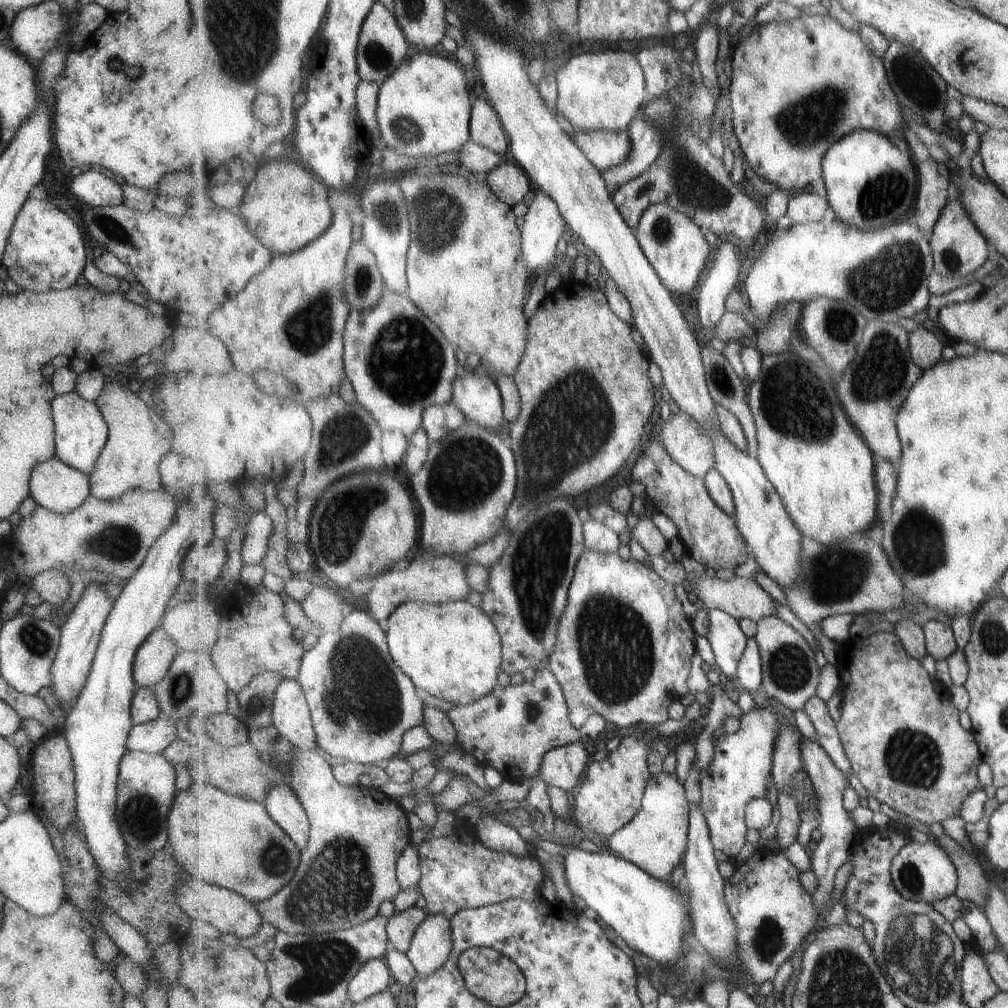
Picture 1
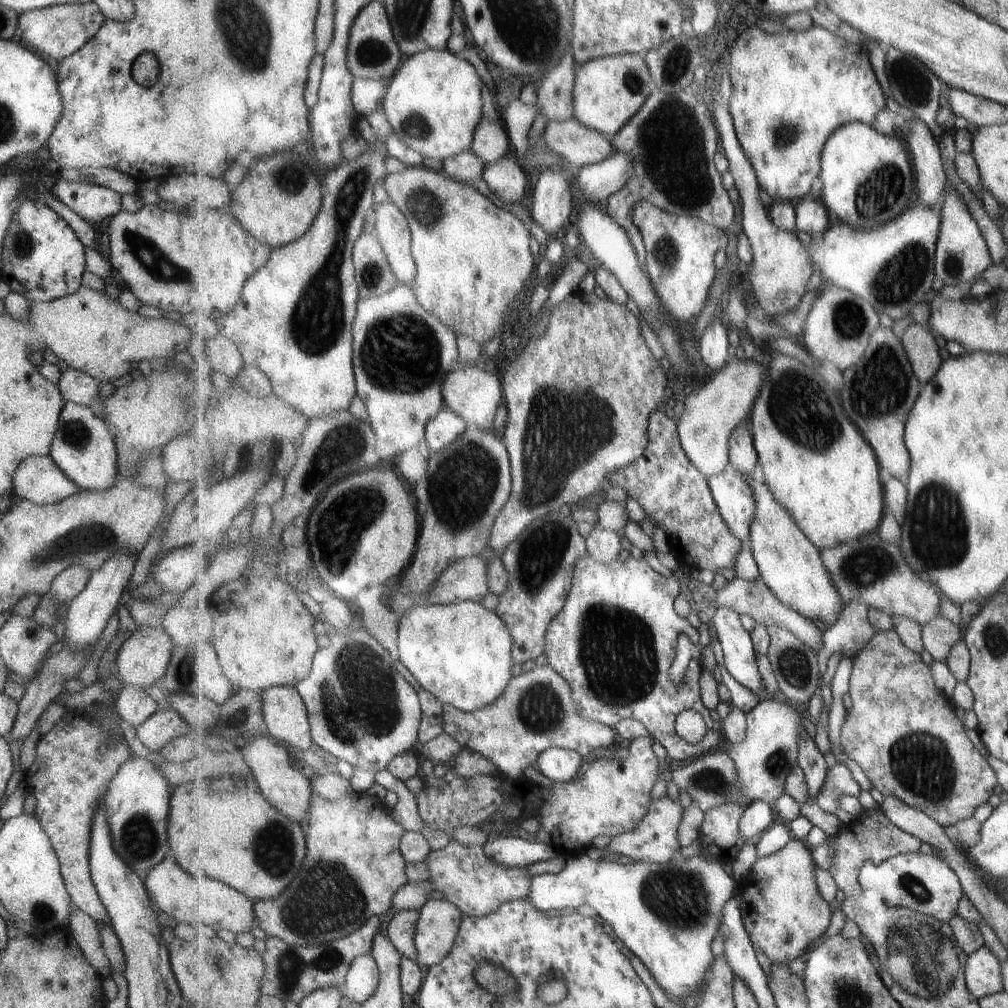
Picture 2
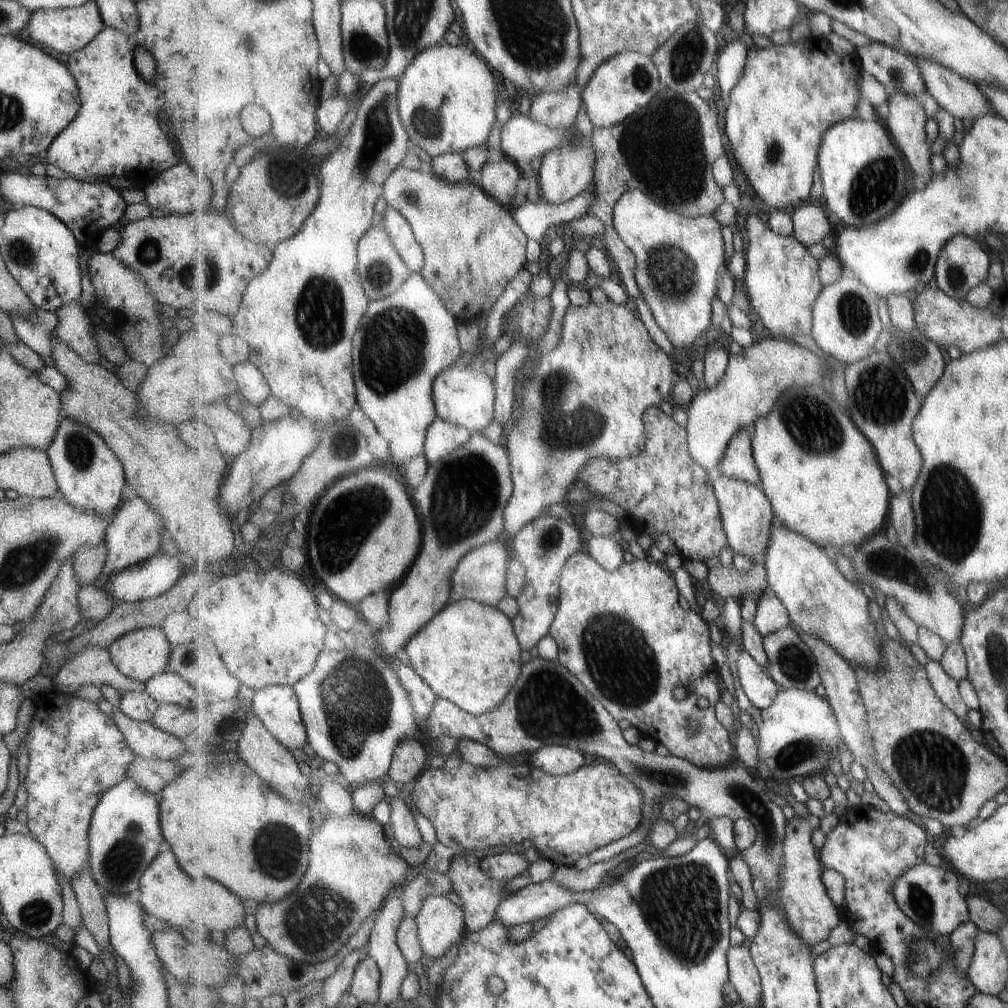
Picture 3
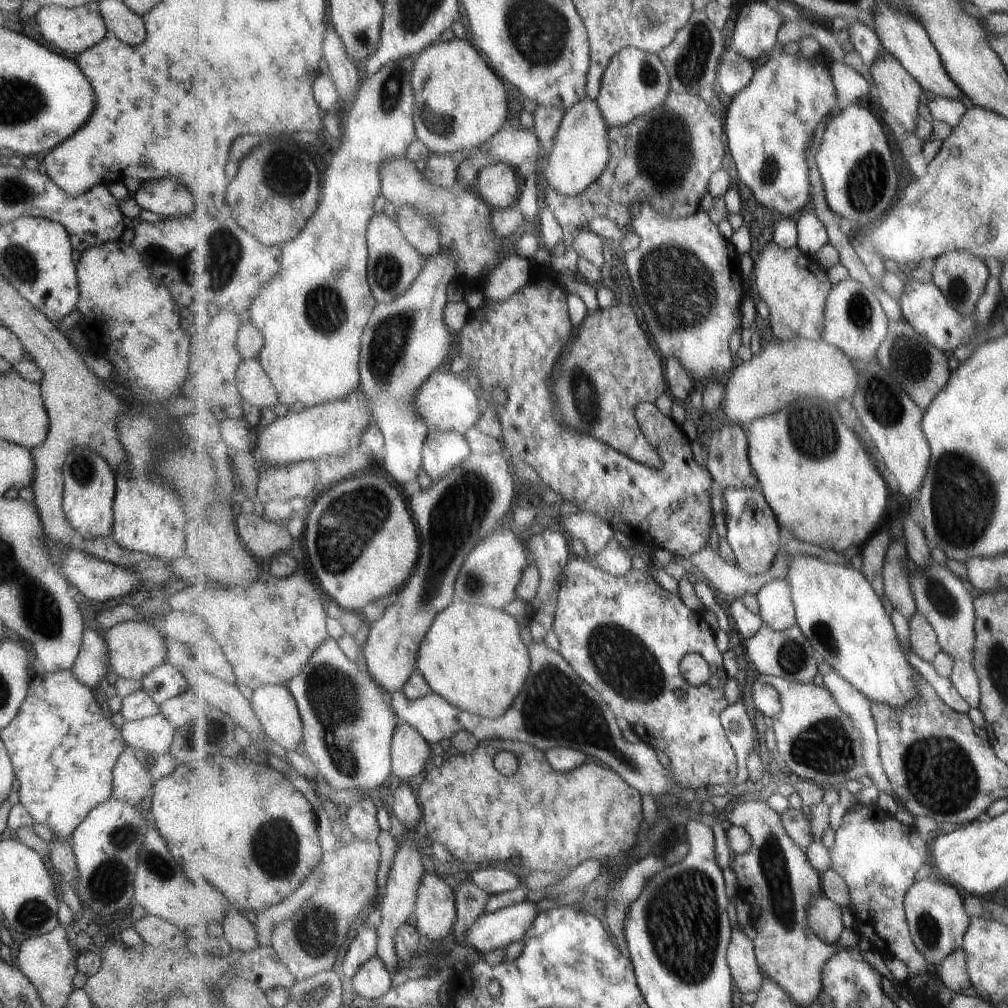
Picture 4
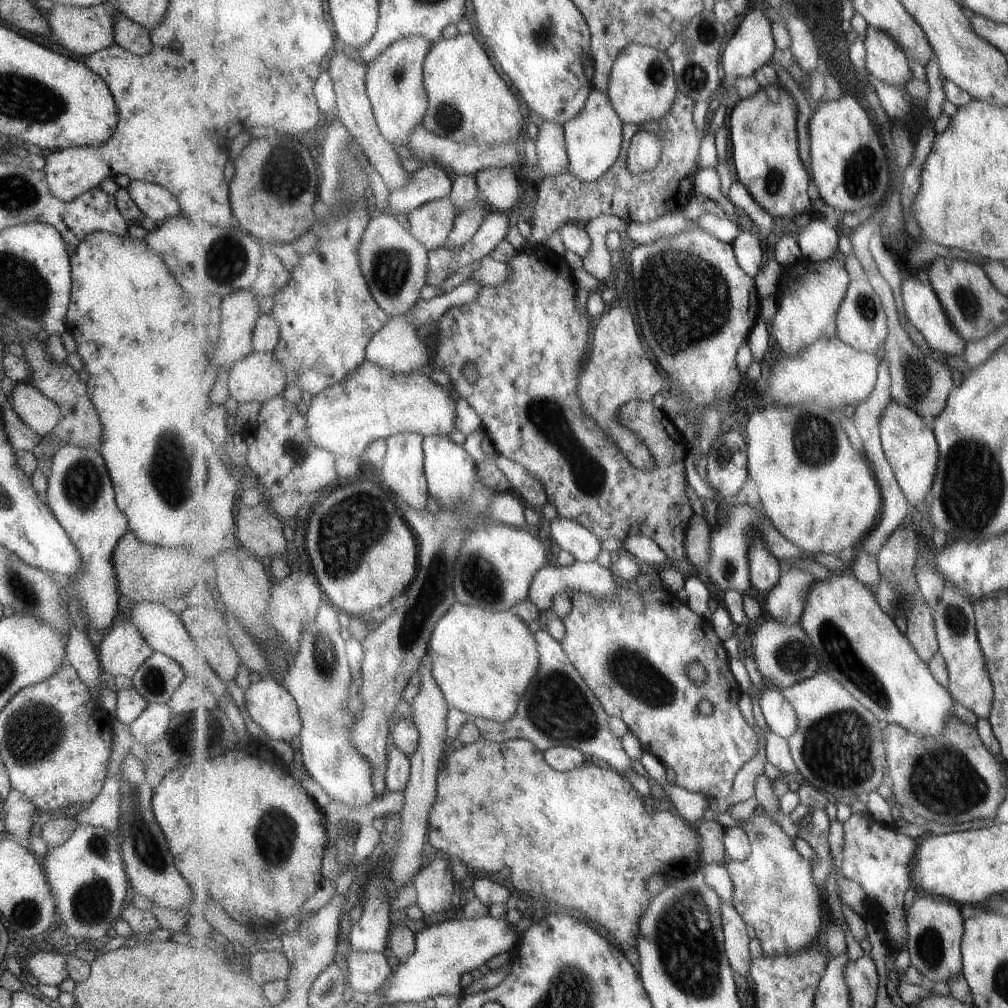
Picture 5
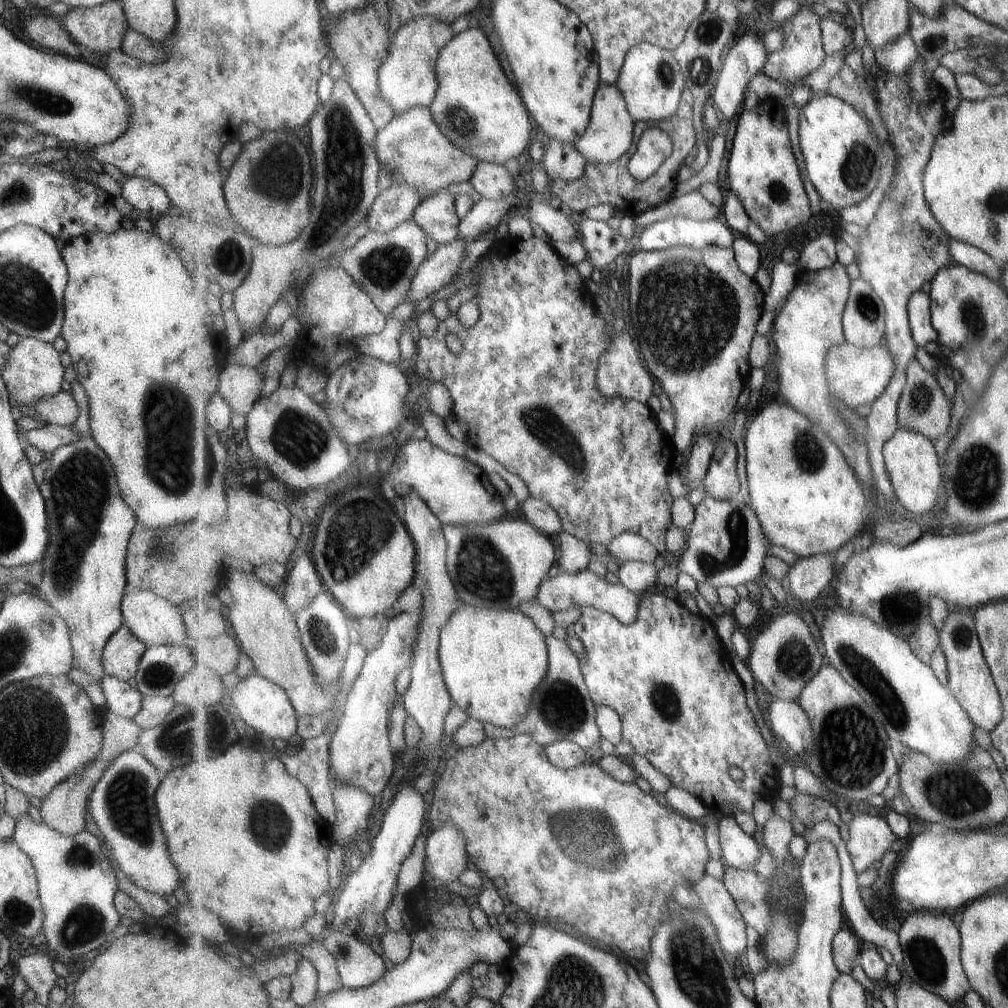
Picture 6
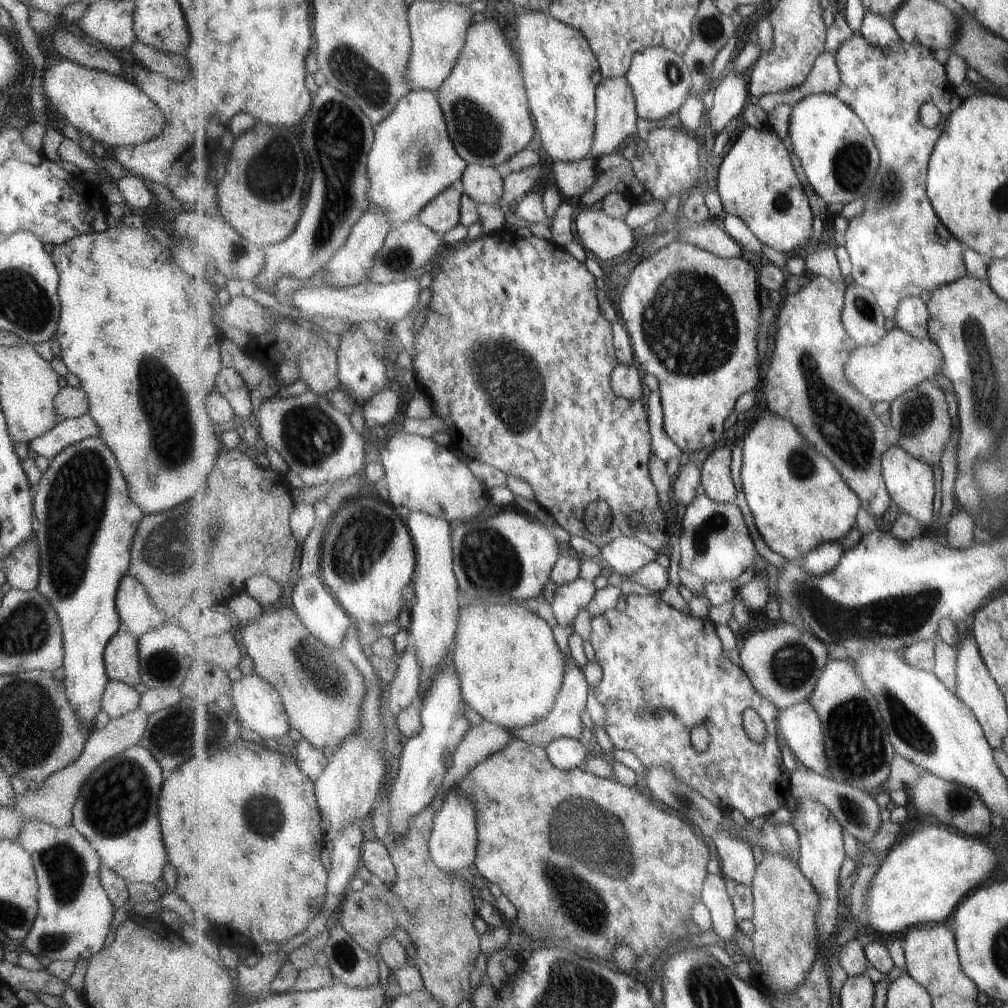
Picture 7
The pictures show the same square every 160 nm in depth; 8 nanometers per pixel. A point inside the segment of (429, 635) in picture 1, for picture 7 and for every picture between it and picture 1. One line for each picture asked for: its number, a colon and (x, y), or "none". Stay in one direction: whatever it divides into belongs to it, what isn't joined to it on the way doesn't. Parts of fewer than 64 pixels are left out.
2: (462, 653)
3: (469, 653)
4: (474, 656)
5: (484, 662)
6: (494, 661)
7: (511, 669)

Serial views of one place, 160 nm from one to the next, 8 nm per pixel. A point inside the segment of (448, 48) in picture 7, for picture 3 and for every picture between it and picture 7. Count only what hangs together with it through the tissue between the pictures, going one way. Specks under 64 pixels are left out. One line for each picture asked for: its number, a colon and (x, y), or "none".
3: (313, 281)
4: (313, 314)
5: (395, 80)
6: (409, 78)

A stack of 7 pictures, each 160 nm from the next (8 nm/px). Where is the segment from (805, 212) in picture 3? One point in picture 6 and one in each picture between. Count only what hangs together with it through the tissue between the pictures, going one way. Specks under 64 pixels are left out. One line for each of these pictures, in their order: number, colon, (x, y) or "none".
4: (812, 234)
5: (819, 241)
6: (820, 254)

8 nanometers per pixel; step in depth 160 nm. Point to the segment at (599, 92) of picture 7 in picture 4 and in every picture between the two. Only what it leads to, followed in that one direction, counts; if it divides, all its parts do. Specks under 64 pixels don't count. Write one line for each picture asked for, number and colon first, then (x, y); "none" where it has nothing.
4: (581, 154)
5: (594, 138)
6: (610, 134)

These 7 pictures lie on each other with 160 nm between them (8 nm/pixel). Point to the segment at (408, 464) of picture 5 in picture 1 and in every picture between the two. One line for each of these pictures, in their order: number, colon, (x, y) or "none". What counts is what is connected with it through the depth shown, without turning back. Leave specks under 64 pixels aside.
1: (399, 362)
2: (399, 374)
3: (405, 342)
4: (405, 342)

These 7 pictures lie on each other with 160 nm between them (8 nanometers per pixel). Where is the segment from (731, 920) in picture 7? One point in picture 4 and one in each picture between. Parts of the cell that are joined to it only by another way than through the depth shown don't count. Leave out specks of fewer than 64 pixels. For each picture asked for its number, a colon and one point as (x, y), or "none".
4: (746, 972)
5: (737, 940)
6: (716, 899)

